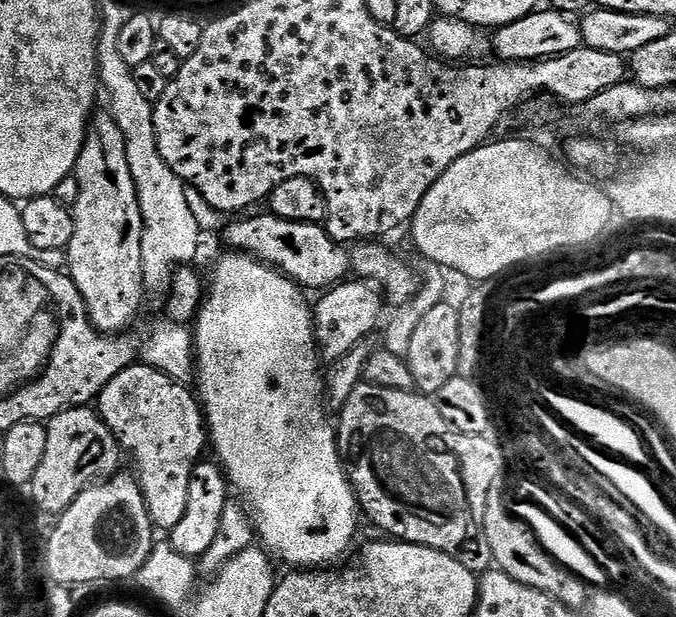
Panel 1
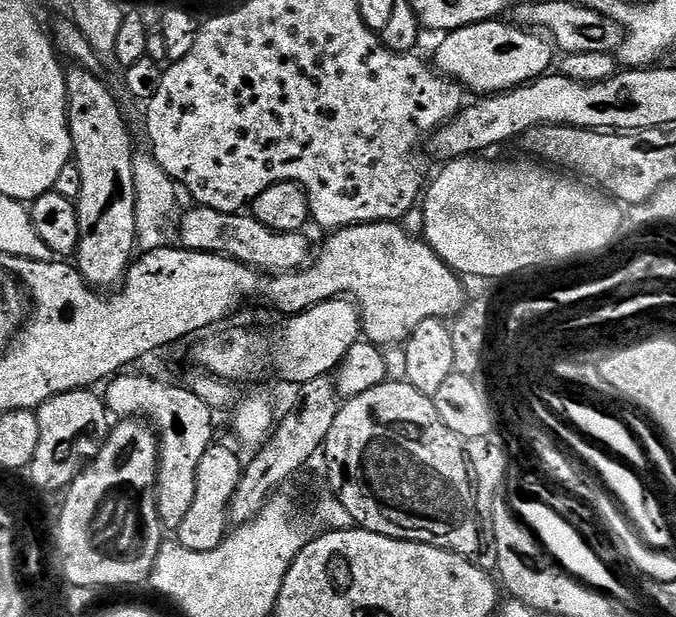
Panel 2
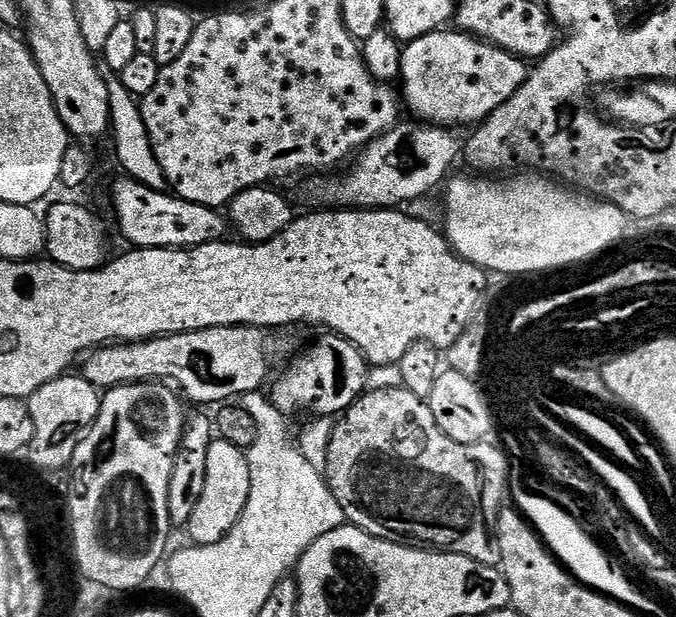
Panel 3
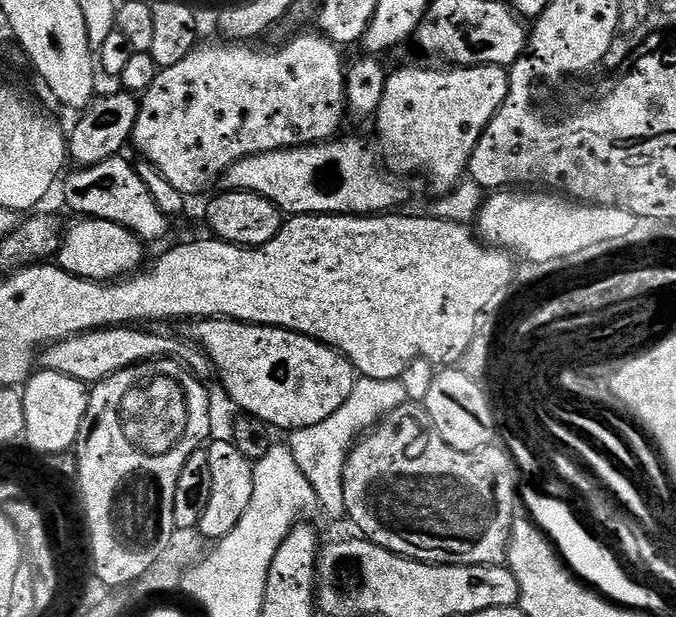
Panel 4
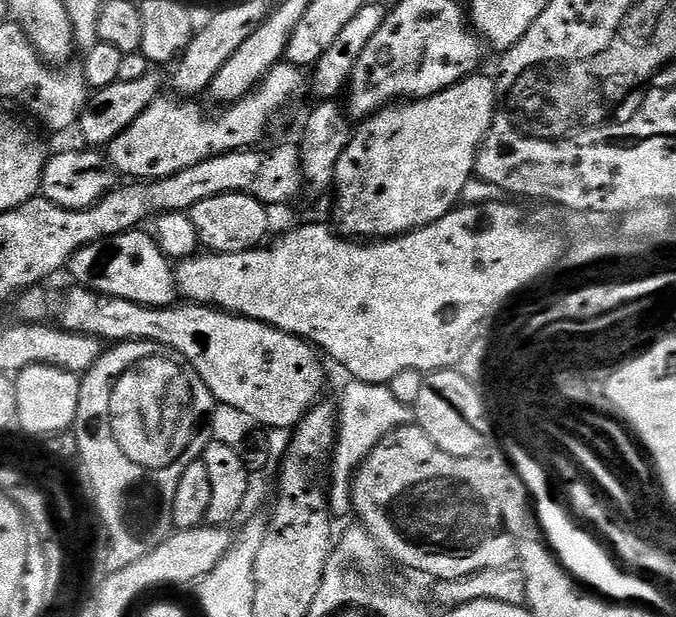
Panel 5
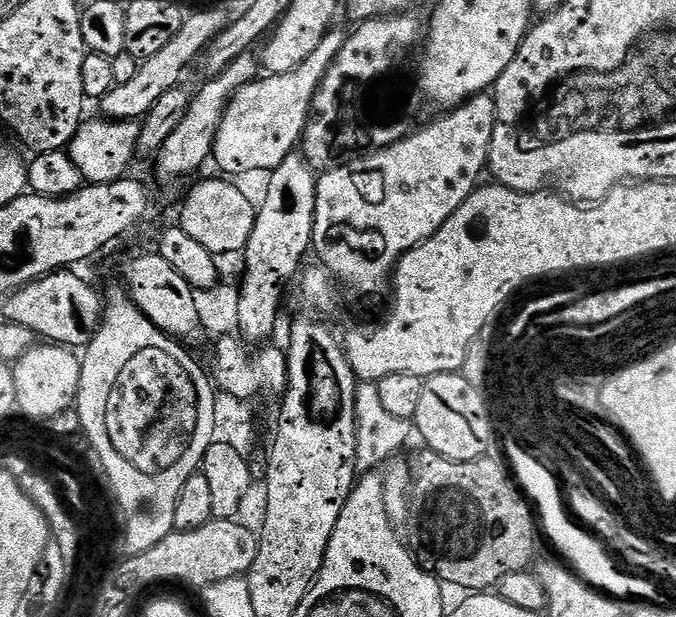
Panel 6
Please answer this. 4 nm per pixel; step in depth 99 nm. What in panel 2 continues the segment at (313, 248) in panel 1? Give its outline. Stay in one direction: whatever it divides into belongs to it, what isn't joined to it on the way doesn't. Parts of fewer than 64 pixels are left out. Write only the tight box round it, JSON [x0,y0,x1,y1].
[178,206,310,274]

